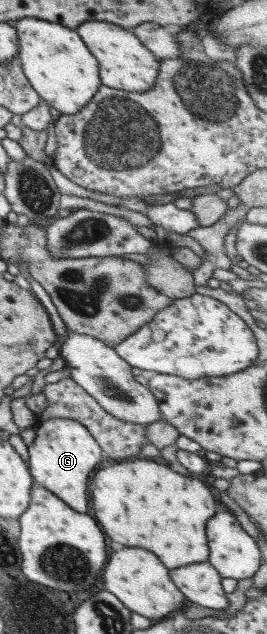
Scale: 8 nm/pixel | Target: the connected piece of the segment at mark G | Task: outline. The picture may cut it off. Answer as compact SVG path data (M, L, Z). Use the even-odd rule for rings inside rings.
M49 419L33 424L35 437L26 446L28 471L32 479L45 490L60 498L75 512L87 512L87 482L103 453L91 433L73 419Z

